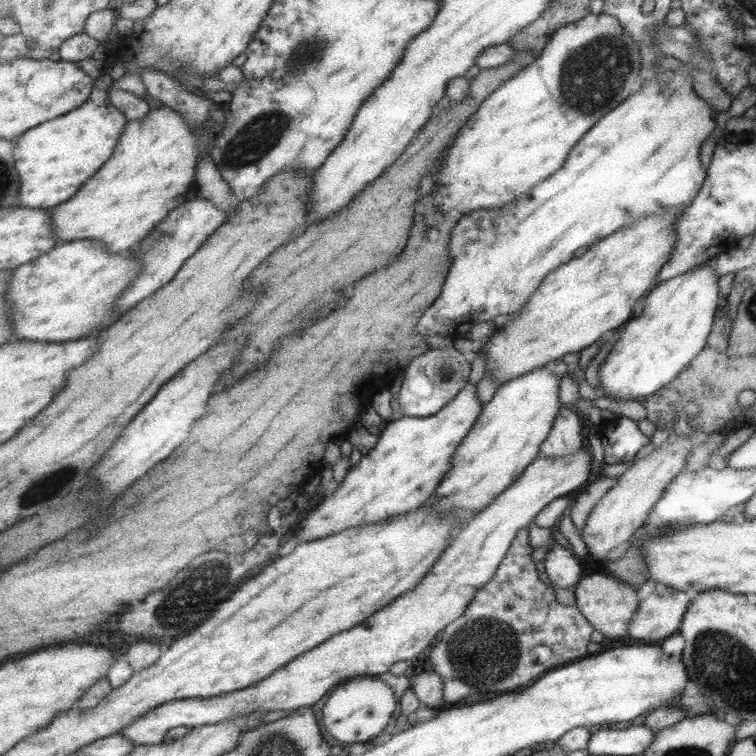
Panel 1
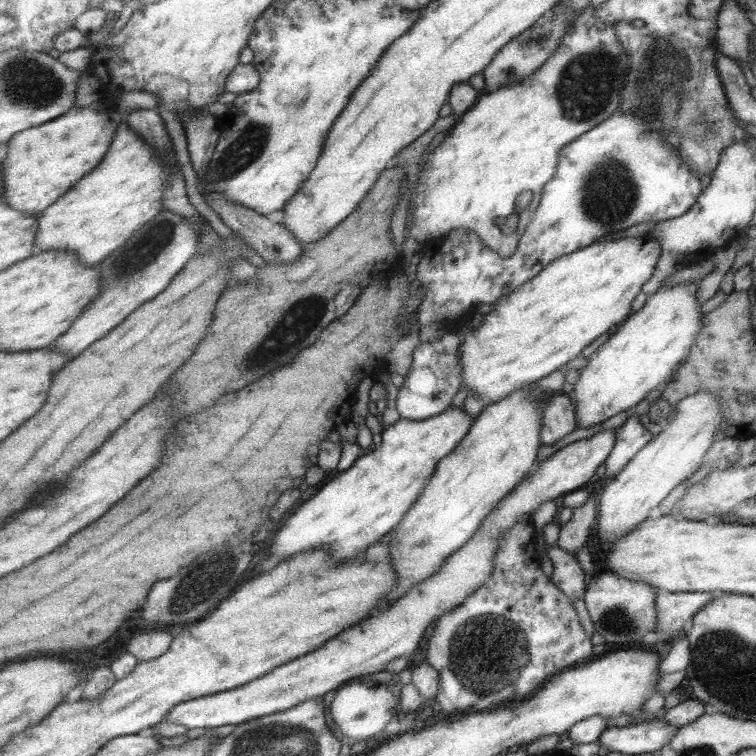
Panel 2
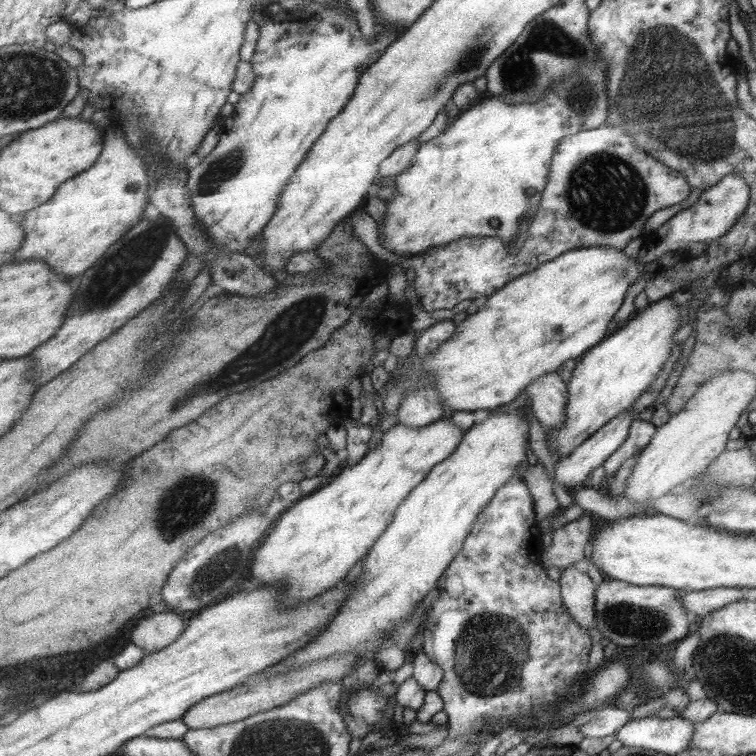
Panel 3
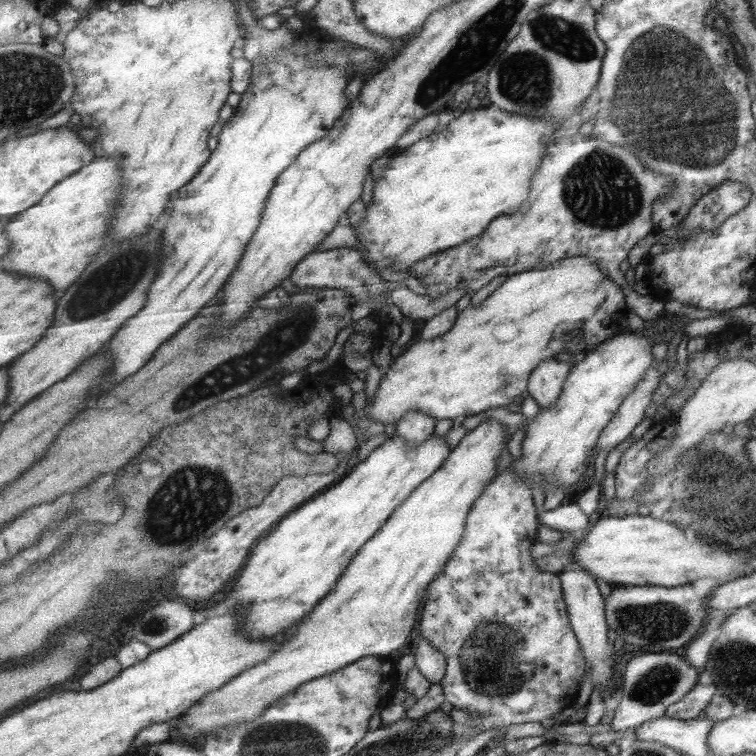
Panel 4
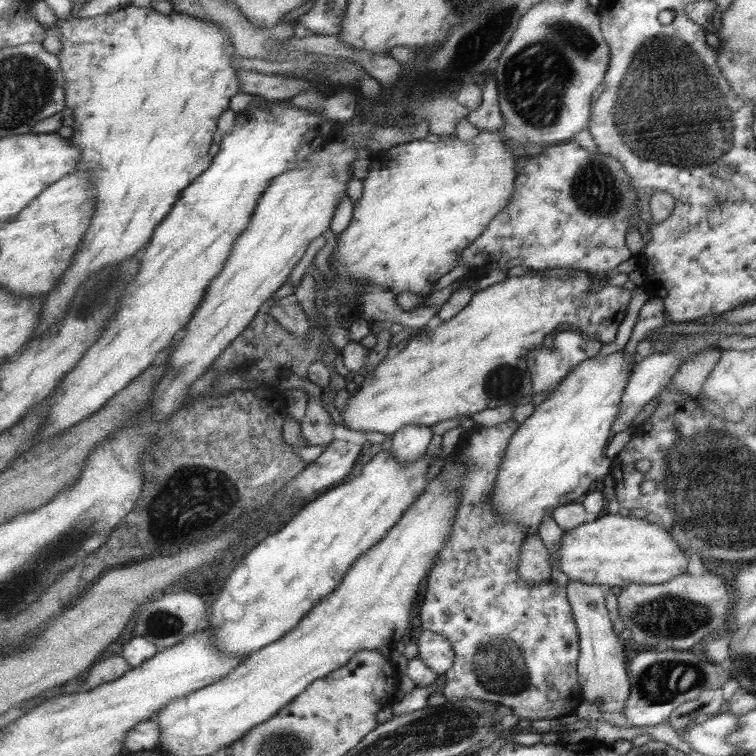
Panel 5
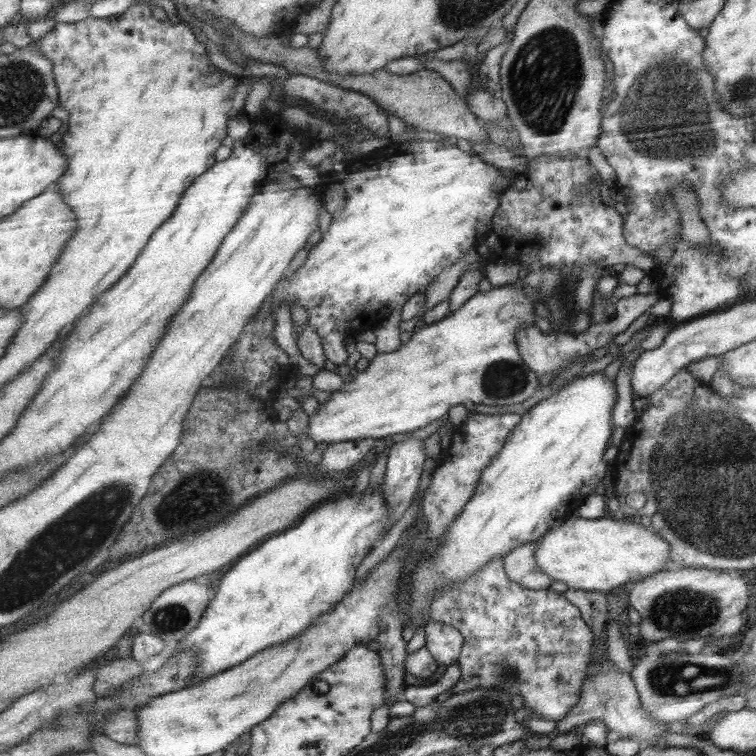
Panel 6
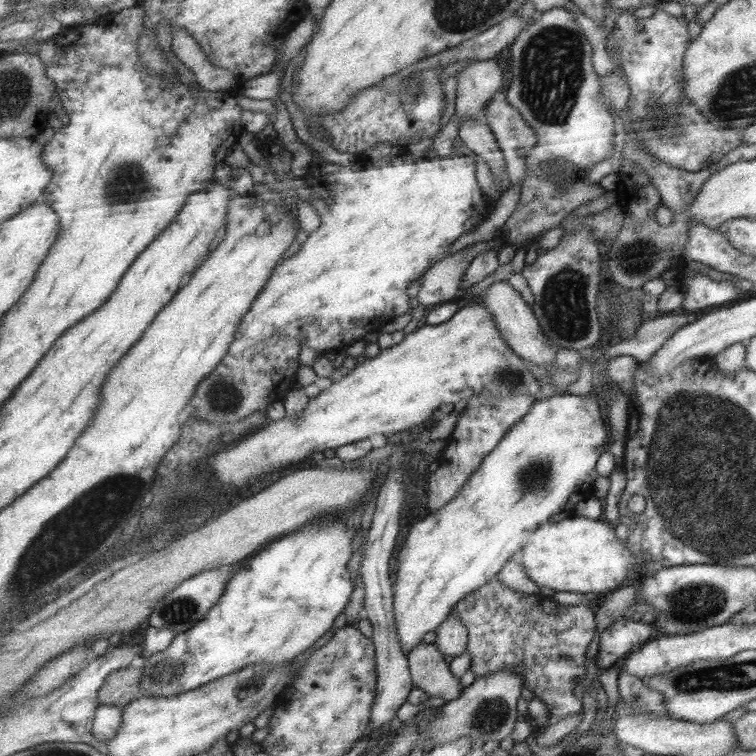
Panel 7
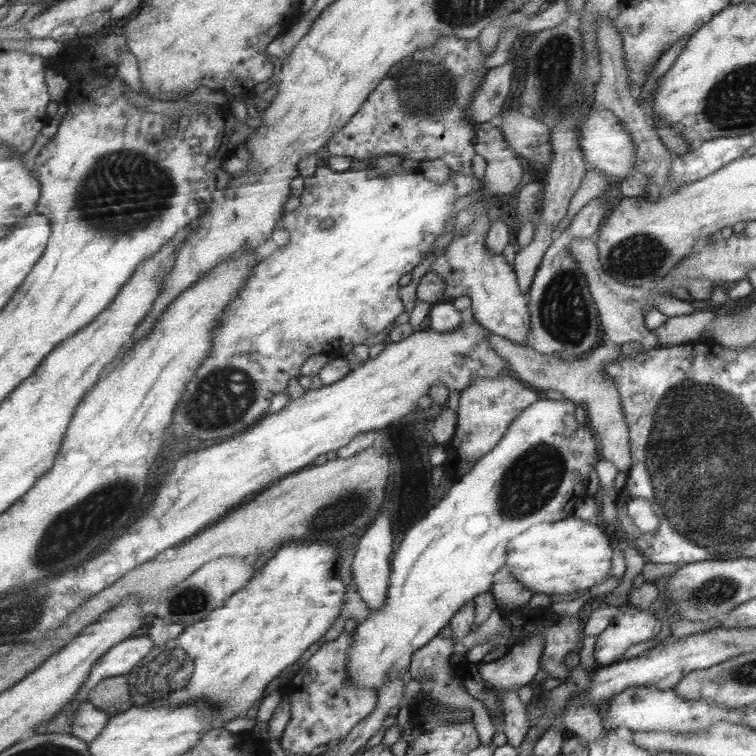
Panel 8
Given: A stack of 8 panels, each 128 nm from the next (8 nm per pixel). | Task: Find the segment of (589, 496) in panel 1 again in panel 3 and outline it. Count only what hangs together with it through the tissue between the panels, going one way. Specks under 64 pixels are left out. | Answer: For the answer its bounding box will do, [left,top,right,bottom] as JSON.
[540,511,593,570]

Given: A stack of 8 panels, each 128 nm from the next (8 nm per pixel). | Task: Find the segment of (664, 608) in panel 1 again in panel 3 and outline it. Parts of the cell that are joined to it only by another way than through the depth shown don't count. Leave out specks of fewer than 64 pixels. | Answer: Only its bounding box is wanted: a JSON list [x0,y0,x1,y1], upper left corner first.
[679,587,743,616]

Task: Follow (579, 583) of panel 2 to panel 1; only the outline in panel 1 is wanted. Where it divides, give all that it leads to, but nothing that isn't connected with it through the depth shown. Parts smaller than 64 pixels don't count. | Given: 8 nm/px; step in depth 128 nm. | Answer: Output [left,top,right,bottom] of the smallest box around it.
[528,524,582,588]

